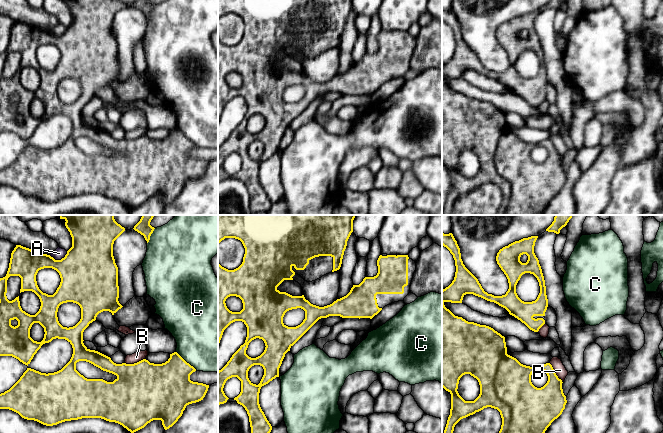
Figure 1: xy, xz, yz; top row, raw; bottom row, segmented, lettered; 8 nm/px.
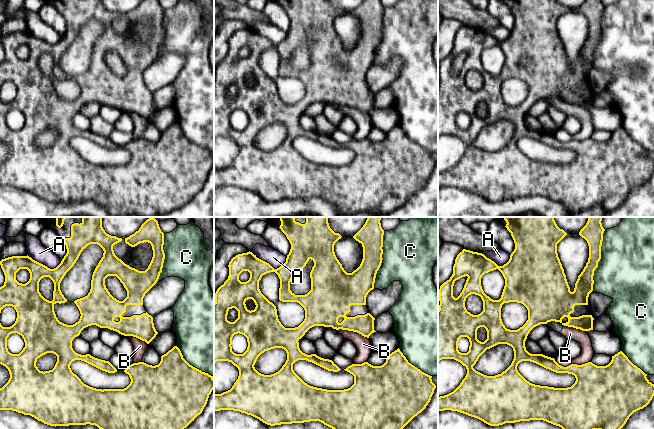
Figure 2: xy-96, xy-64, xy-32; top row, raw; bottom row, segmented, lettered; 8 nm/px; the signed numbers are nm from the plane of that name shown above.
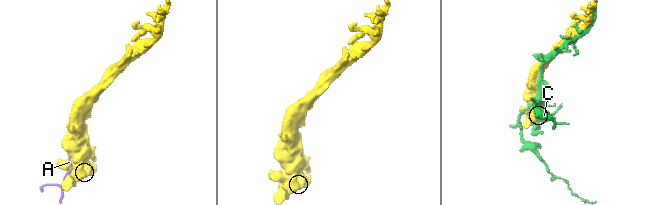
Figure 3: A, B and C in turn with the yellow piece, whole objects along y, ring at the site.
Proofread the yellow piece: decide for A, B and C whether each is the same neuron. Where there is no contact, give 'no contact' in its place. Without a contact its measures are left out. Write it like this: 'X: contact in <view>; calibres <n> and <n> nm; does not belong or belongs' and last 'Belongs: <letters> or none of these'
A: contact in xy; calibres 460 and 90 nm; does not belong
B: contact in xy; calibres 480 and 80 nm; does not belong
C: contact in xy; calibres 380 and 480 nm; does not belong
Belongs: none of these

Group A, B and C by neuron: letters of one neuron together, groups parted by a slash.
A / B / C

